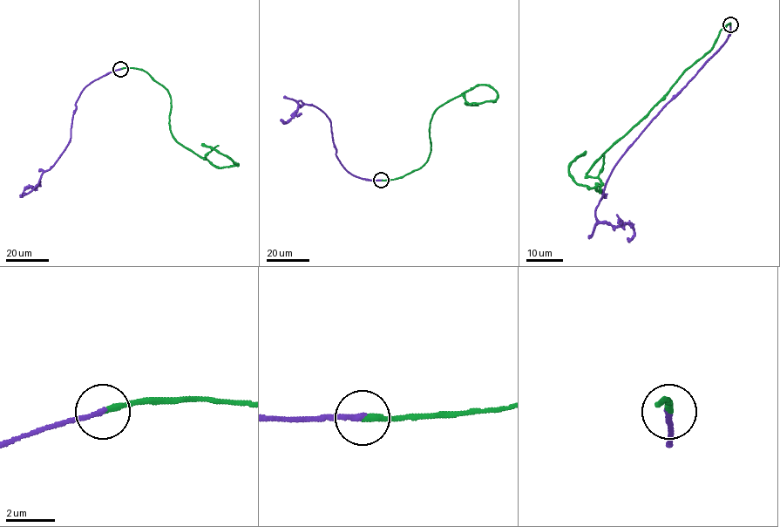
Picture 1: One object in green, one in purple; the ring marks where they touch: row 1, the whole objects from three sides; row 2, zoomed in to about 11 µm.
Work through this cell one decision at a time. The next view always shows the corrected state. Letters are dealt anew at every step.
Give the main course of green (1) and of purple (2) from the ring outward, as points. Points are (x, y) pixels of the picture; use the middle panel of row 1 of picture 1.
1: (381, 180), (426, 161), (438, 107), (460, 95), (477, 103), (497, 96), (487, 85), (462, 94)
2: (381, 180), (361, 179), (342, 166), (330, 121), (316, 107), (299, 100), (296, 112), (284, 123), (280, 119)

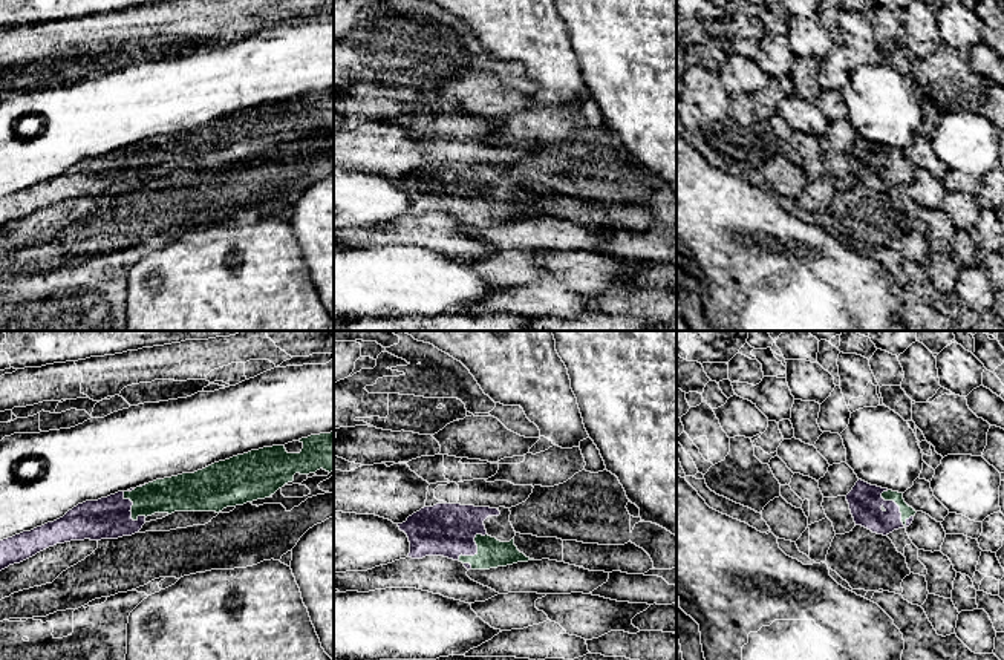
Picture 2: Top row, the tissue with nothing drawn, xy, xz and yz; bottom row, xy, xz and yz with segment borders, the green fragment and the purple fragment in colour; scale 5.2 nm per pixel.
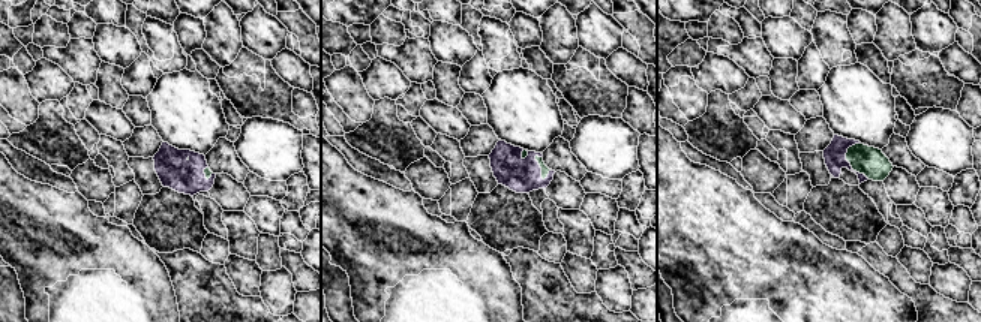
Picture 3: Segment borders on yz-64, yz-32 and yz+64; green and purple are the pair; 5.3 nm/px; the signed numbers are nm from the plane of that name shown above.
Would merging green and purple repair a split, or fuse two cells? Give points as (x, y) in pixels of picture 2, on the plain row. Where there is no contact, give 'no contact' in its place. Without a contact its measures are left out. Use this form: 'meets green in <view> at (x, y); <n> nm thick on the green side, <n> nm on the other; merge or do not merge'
meets green in yz at (897, 161); 70 nm thick on the green side, 180 nm on the other; merge

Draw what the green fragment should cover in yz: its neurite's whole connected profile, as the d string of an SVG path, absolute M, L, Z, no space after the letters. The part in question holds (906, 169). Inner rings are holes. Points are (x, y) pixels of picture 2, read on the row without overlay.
M862 136L846 152L846 158L856 182L883 193L909 184L917 170L905 159L903 150L871 142Z

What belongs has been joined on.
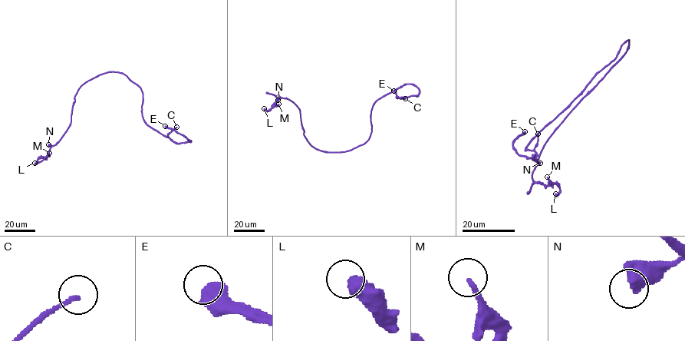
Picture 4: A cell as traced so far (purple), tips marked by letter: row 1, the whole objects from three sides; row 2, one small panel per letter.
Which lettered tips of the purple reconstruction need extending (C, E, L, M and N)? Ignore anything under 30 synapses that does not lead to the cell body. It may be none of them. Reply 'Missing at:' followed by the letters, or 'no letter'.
Missing at: no letter

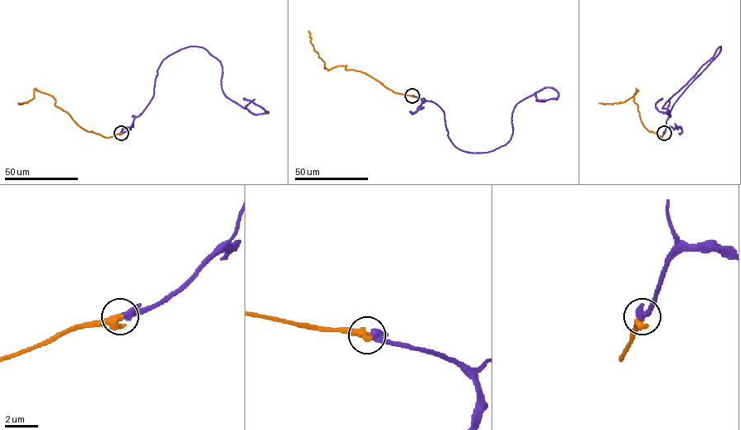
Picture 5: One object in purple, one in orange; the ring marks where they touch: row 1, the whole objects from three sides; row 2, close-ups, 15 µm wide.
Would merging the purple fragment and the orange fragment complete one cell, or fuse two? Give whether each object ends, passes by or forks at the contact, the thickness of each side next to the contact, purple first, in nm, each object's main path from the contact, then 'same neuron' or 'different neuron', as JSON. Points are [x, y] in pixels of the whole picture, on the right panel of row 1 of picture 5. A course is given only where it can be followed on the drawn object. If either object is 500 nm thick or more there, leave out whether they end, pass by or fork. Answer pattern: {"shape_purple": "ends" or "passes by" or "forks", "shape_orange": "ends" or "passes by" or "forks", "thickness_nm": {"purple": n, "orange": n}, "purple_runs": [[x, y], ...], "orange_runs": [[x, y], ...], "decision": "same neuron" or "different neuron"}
{"thickness_nm": {"purple": 320, "orange": 550}, "purple_runs": [[664, 133], [672, 107], [719, 54], [720, 46], [662, 107], [667, 109], [667, 114], [656, 107], [662, 98]], "orange_runs": [[664, 133], [661, 137], [650, 132], [641, 119], [633, 100], [636, 88], [636, 94], [624, 102], [598, 103]], "decision": "same neuron"}

